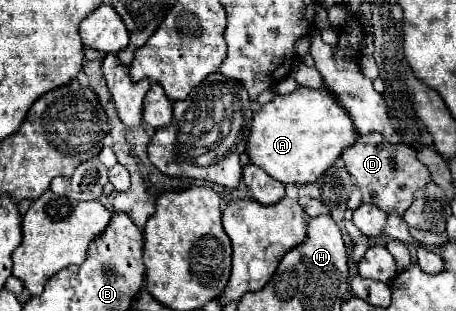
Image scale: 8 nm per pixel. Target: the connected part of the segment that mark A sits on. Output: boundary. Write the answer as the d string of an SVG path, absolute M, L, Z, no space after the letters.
M297 87L293 93L277 95L271 103L255 111L247 153L251 157L251 163L263 167L273 179L281 183L313 183L323 171L327 171L335 163L335 159L343 153L343 149L351 145L357 137L359 133L355 131L353 119L349 117L345 107L337 101L337 97L327 91L327 87L319 89Z

